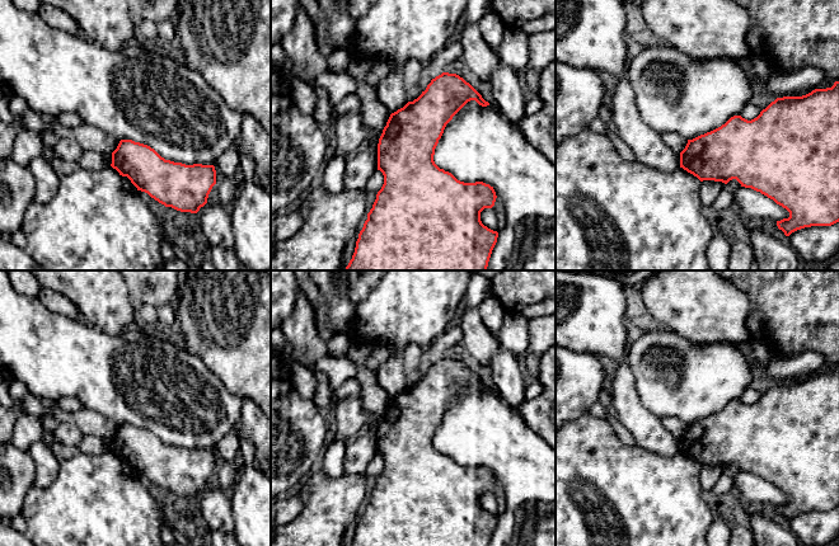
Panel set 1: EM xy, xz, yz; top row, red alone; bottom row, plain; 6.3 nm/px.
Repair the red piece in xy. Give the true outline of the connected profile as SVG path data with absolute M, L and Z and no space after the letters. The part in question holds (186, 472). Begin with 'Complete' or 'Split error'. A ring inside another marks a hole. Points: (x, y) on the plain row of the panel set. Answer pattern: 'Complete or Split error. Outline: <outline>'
Complete. Outline: M121 424L111 451L127 461L137 475L181 496L197 498L216 469L214 449L186 449L161 442L154 433Z

